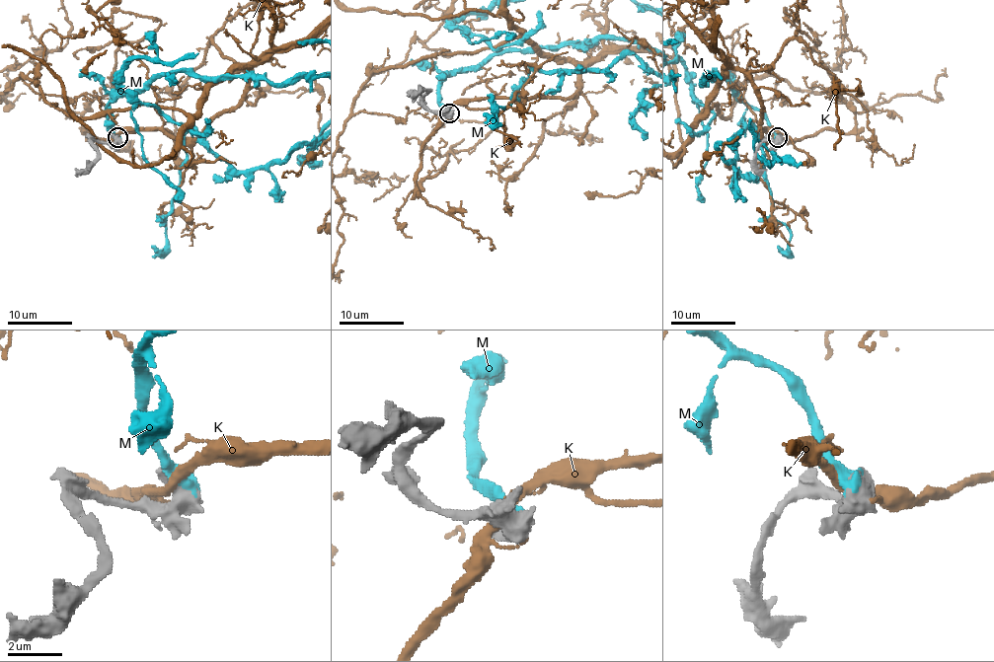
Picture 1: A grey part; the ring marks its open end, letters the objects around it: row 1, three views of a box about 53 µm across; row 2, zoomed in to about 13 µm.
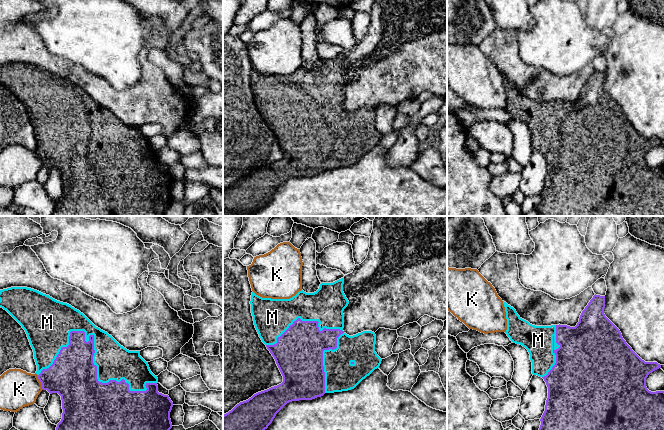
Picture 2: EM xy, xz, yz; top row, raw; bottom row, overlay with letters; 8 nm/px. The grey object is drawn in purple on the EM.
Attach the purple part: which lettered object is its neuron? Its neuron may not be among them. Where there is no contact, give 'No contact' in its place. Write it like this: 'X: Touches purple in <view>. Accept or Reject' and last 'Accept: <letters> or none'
K: Touches purple in xy. Reject
M: Touches purple in xy. Accept
Accept: M

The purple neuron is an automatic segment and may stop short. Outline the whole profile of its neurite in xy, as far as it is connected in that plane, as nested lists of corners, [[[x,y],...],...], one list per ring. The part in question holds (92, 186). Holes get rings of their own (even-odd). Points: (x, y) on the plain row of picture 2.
[[[11,63],[0,66],[0,83],[6,86],[25,106],[34,128],[37,141],[37,153],[42,165],[50,170],[58,169],[62,176],[62,195],[57,200],[50,216],[165,216],[166,210],[172,204],[170,188],[173,178],[168,171],[158,168],[158,154],[155,152],[141,132],[140,127],[129,127],[121,122],[111,111],[96,103],[83,89],[67,79],[57,77],[49,71],[27,63]]]

